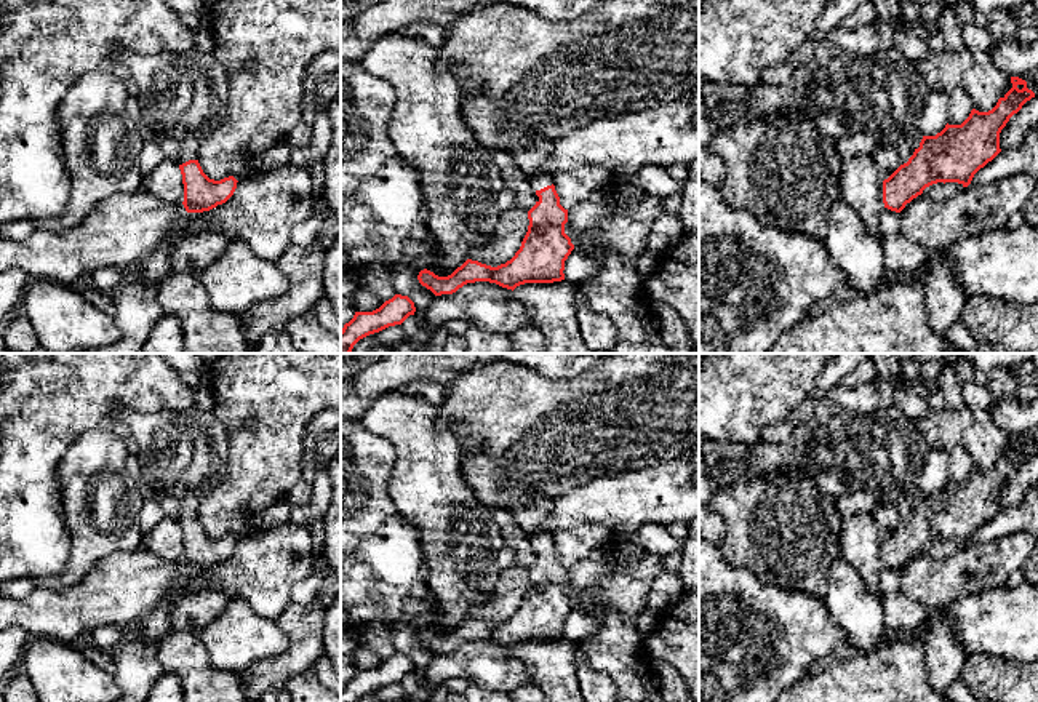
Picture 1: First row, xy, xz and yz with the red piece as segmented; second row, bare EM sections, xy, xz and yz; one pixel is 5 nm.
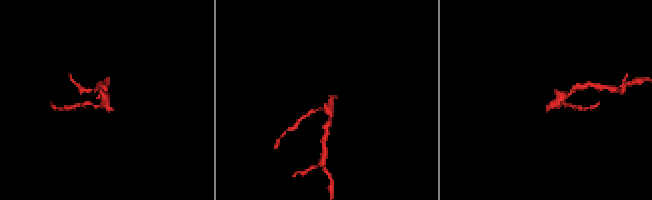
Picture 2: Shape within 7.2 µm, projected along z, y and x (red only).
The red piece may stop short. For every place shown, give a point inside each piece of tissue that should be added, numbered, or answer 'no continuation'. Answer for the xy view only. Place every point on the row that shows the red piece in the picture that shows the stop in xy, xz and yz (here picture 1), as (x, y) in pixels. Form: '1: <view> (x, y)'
1: xy (183, 96)

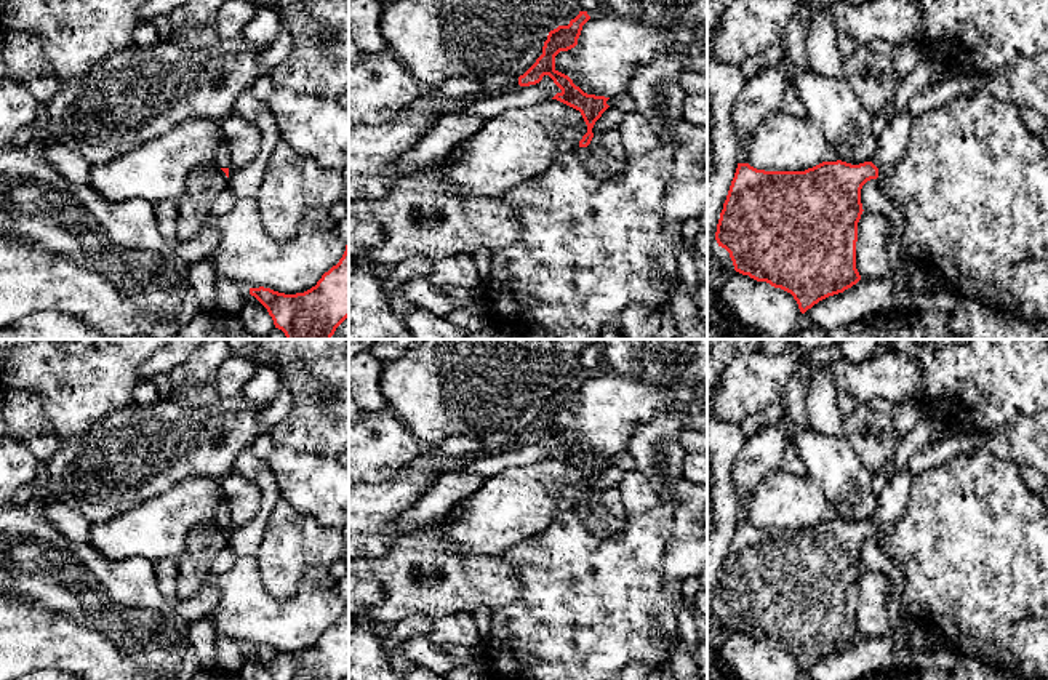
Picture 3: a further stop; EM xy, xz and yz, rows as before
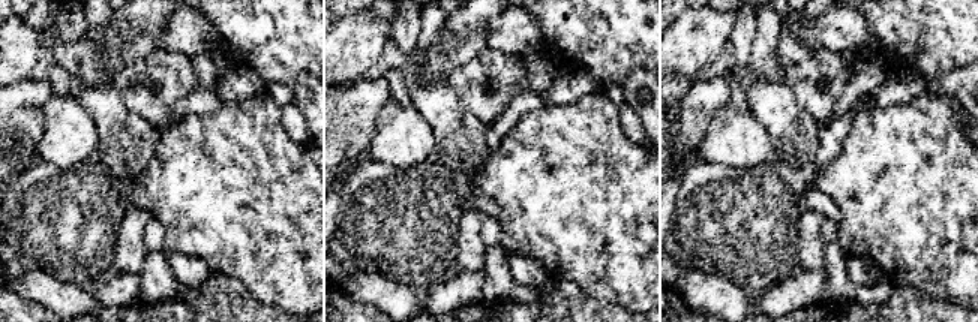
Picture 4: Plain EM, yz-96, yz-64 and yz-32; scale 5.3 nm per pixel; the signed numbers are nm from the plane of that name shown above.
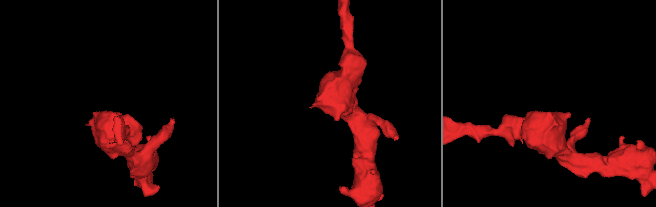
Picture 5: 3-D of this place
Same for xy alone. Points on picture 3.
1: xy (226, 152)

